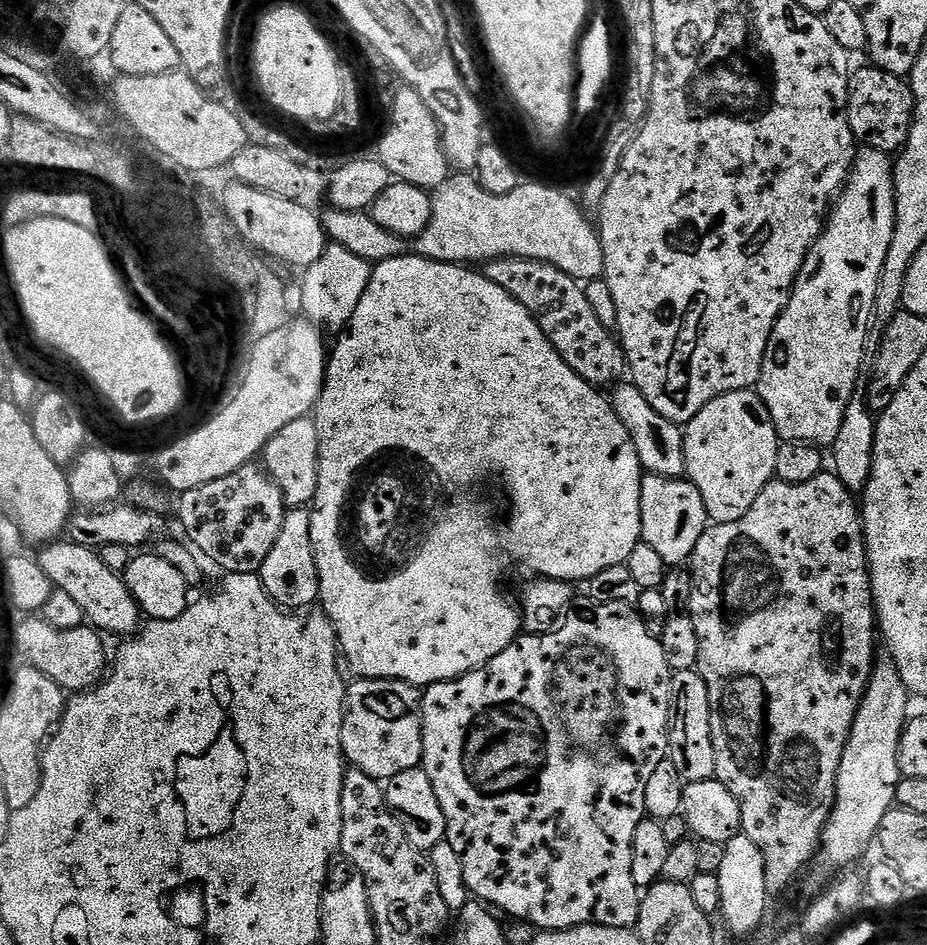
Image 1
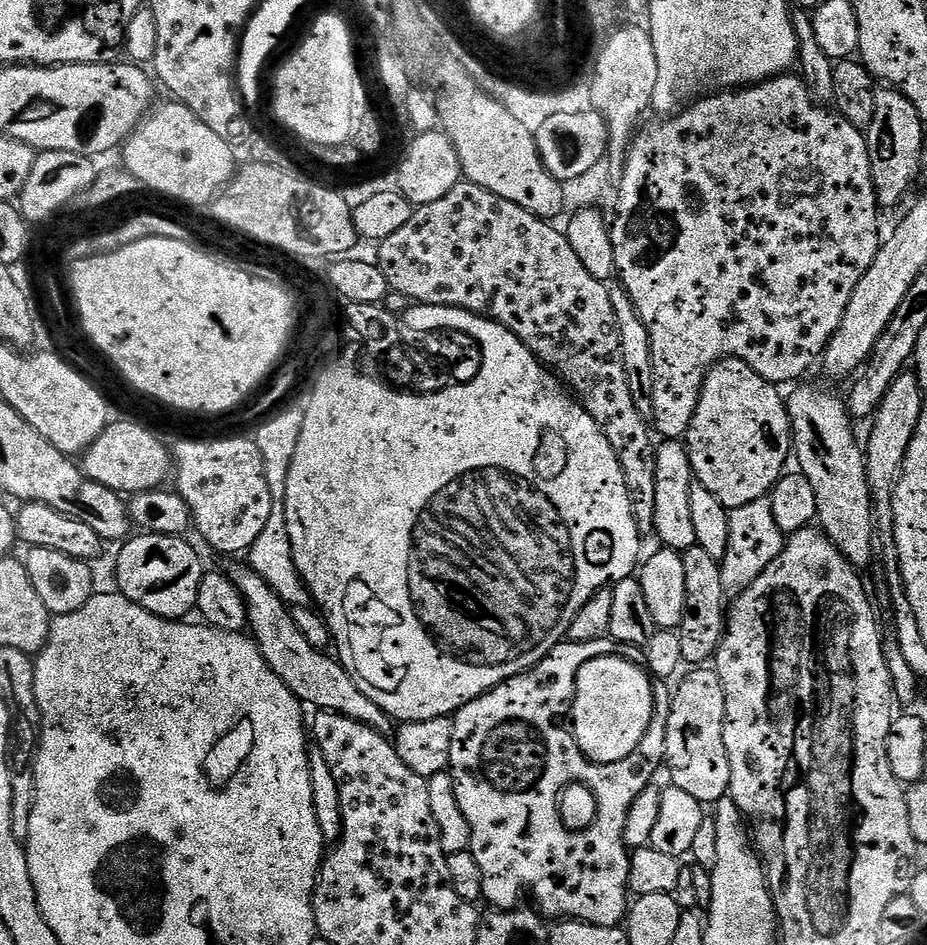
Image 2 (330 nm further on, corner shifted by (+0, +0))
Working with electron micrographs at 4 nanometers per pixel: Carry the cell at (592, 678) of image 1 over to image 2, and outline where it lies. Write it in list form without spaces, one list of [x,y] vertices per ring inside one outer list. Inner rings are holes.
[[[603,638],[592,641],[574,641],[569,639],[562,642],[554,650],[550,650],[550,654],[546,654],[546,658],[542,658],[542,662],[538,662],[530,670],[526,670],[522,674],[518,674],[514,678],[510,678],[506,682],[502,682],[497,688],[492,688],[488,692],[484,692],[478,698],[474,698],[468,704],[463,706],[451,717],[452,721],[452,745],[450,746],[450,762],[448,768],[452,777],[452,789],[458,798],[458,806],[462,810],[462,814],[468,823],[468,839],[470,841],[470,851],[474,862],[478,862],[479,868],[484,875],[484,895],[485,901],[492,903],[491,907],[496,910],[512,910],[517,907],[516,904],[524,896],[524,891],[529,888],[532,896],[536,899],[535,907],[539,909],[545,917],[560,916],[556,918],[567,918],[570,920],[582,920],[586,924],[597,924],[598,926],[606,926],[607,928],[615,928],[625,923],[630,907],[630,893],[628,890],[628,879],[630,878],[630,849],[624,843],[624,835],[626,834],[626,818],[630,814],[630,806],[634,806],[634,798],[638,798],[638,794],[642,794],[642,790],[653,787],[656,771],[662,768],[665,763],[664,759],[664,738],[660,734],[652,734],[645,738],[637,749],[634,750],[629,757],[613,764],[593,764],[584,756],[582,750],[579,749],[578,742],[573,736],[573,729],[565,722],[569,719],[572,711],[572,704],[575,702],[575,680],[578,678],[578,670],[599,656],[623,656],[636,658],[641,655],[642,649],[633,644],[619,644],[618,641],[611,638]],[[568,784],[585,784],[593,794],[596,795],[598,802],[598,814],[594,818],[594,822],[586,830],[581,832],[572,832],[562,822],[560,817],[560,793]]]

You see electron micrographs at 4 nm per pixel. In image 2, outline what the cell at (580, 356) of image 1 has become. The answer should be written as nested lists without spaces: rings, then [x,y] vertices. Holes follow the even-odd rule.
[[[461,182],[454,186],[454,190],[450,190],[450,194],[446,194],[446,198],[438,198],[438,202],[419,205],[413,211],[410,222],[402,225],[395,234],[390,234],[390,238],[379,241],[379,252],[376,255],[375,263],[379,265],[382,274],[385,275],[391,291],[406,294],[416,304],[450,306],[451,308],[461,308],[467,312],[473,312],[479,316],[489,316],[502,326],[506,326],[506,330],[513,332],[540,359],[541,364],[551,369],[571,389],[575,399],[584,405],[584,409],[594,418],[594,422],[598,422],[602,434],[606,434],[606,438],[622,466],[622,474],[626,478],[626,490],[630,494],[630,506],[634,510],[636,524],[641,533],[648,534],[654,529],[654,482],[656,481],[656,449],[654,439],[652,440],[654,432],[649,421],[638,410],[638,406],[634,406],[634,398],[630,394],[630,385],[626,383],[622,342],[620,341],[618,322],[615,321],[614,307],[611,306],[609,285],[605,281],[594,278],[594,274],[590,274],[590,270],[586,270],[586,266],[582,266],[578,254],[574,254],[574,246],[570,246],[567,235],[561,229],[559,232],[555,228],[556,226],[555,223],[530,214],[514,202],[506,202],[506,198],[498,198],[498,194],[490,194],[490,190],[486,190],[482,186]]]

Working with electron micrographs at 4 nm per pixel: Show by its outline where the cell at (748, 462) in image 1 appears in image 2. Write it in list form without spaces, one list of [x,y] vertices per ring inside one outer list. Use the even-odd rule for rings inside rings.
[[[731,358],[717,362],[704,377],[698,406],[688,427],[686,447],[693,477],[729,510],[767,497],[784,475],[784,463],[793,455],[792,422],[788,419],[785,397],[780,397],[780,392],[777,385],[759,376],[746,362]]]

